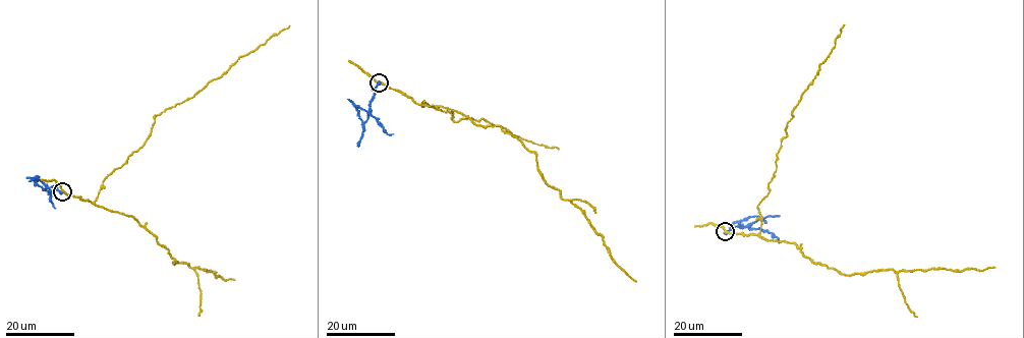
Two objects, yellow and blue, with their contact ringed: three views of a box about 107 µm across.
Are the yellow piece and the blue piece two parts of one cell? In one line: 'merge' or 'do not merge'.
do not merge

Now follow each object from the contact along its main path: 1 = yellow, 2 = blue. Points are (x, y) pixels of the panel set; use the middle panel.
1: (380, 82), (417, 104), (513, 134), (636, 281)
2: (380, 82), (363, 123), (357, 111), (356, 105), (367, 111), (384, 131), (393, 133)

